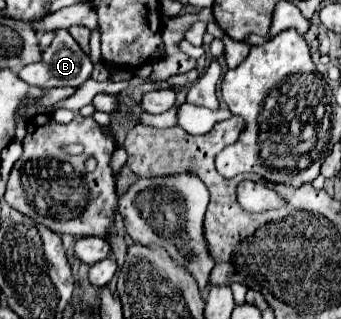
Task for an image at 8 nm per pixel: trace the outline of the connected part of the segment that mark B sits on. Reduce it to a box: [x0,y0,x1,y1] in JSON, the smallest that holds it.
[19,29,93,89]

